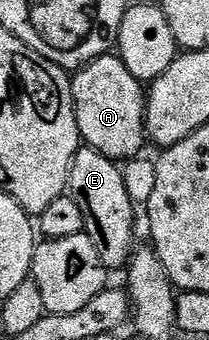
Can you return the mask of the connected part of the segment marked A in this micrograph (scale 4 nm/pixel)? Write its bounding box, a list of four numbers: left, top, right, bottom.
[72,53,147,160]

